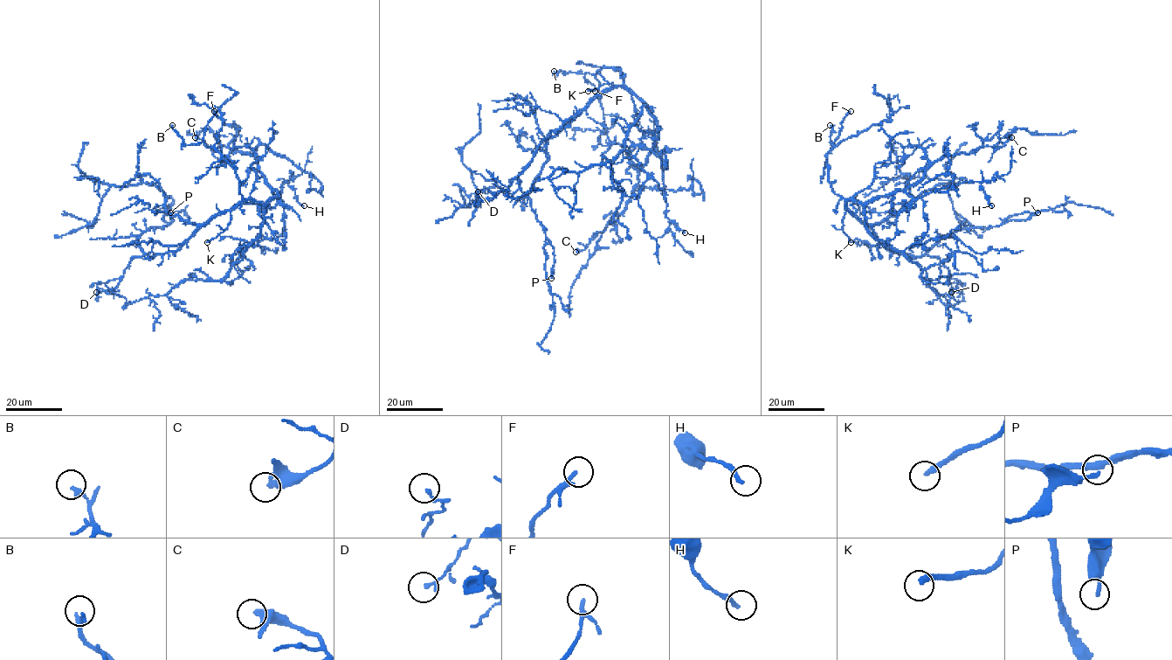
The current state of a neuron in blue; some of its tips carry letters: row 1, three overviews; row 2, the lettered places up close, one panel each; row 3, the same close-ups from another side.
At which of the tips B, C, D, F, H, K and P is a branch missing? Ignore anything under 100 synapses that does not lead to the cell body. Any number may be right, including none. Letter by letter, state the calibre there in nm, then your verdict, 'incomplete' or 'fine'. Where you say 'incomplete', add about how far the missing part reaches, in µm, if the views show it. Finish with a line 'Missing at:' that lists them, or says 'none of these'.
B: 180 nm thick; fine
C: 440 nm thick; fine
D: 110 nm thick; fine
F: 200 nm thick; fine
H: 200 nm thick; fine
K: 280 nm thick; incomplete; about 70 µm are missing
P: 160 nm thick; fine
Missing at: K

